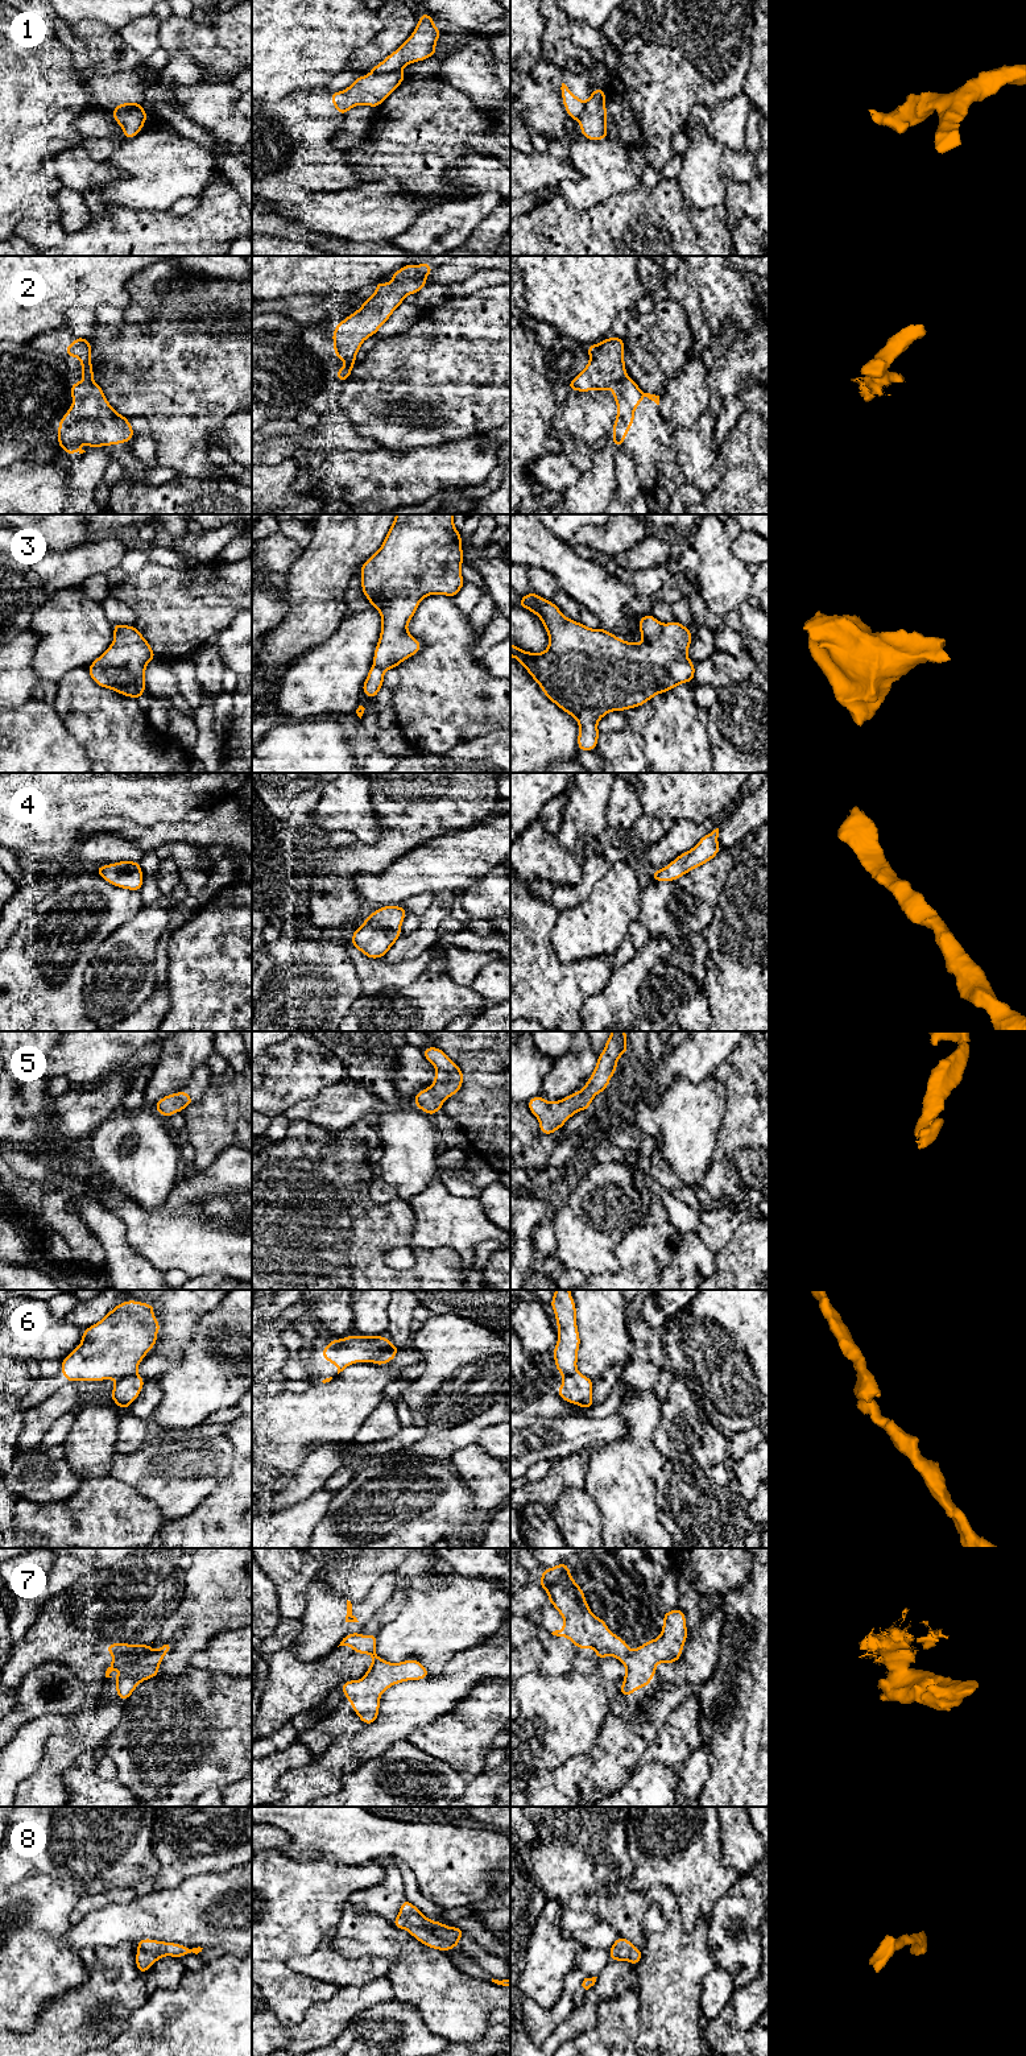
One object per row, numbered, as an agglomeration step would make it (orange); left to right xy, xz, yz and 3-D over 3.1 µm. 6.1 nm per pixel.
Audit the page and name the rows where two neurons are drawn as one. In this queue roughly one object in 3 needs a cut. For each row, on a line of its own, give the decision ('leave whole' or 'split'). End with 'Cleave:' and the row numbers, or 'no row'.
1: split
2: split
3: leave whole
4: leave whole
5: leave whole
6: split
7: split
8: leave whole
Cleave: 1, 2, 6, 7

